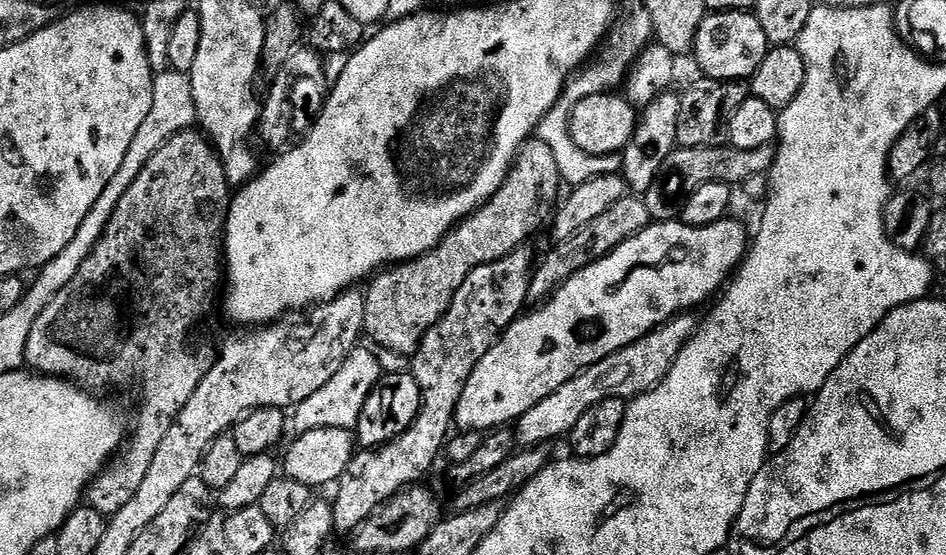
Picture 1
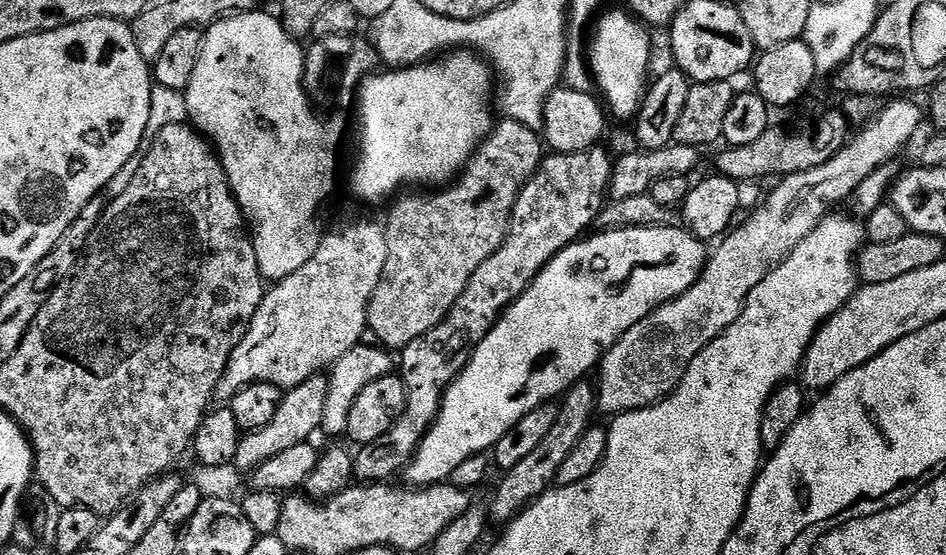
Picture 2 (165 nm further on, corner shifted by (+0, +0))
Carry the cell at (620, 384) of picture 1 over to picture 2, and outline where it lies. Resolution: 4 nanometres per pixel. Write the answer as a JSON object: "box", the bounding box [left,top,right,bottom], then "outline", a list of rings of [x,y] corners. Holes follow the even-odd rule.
{"box":[595,98,926,414],"outline":[[[892,98],[887,101],[884,109],[877,111],[872,119],[863,127],[862,132],[853,135],[844,149],[830,162],[822,166],[814,166],[814,170],[802,170],[793,176],[785,176],[779,181],[780,185],[769,194],[764,200],[764,205],[753,214],[749,220],[741,219],[715,245],[716,249],[711,249],[710,255],[704,261],[704,271],[678,298],[666,302],[660,308],[655,308],[642,322],[630,326],[618,342],[607,354],[604,355],[602,363],[599,365],[600,380],[595,381],[596,403],[599,411],[619,414],[622,412],[635,412],[638,408],[648,408],[652,404],[659,404],[666,396],[671,396],[672,391],[680,385],[690,362],[694,362],[701,350],[714,338],[718,338],[726,329],[733,324],[742,314],[744,303],[750,298],[754,286],[766,278],[786,257],[796,249],[798,242],[806,238],[813,230],[824,221],[824,217],[833,211],[835,204],[840,204],[849,199],[858,190],[858,186],[874,170],[878,170],[884,163],[893,161],[908,143],[916,136],[916,131],[920,128],[920,123],[925,123],[926,116],[915,104],[912,98]]]}

